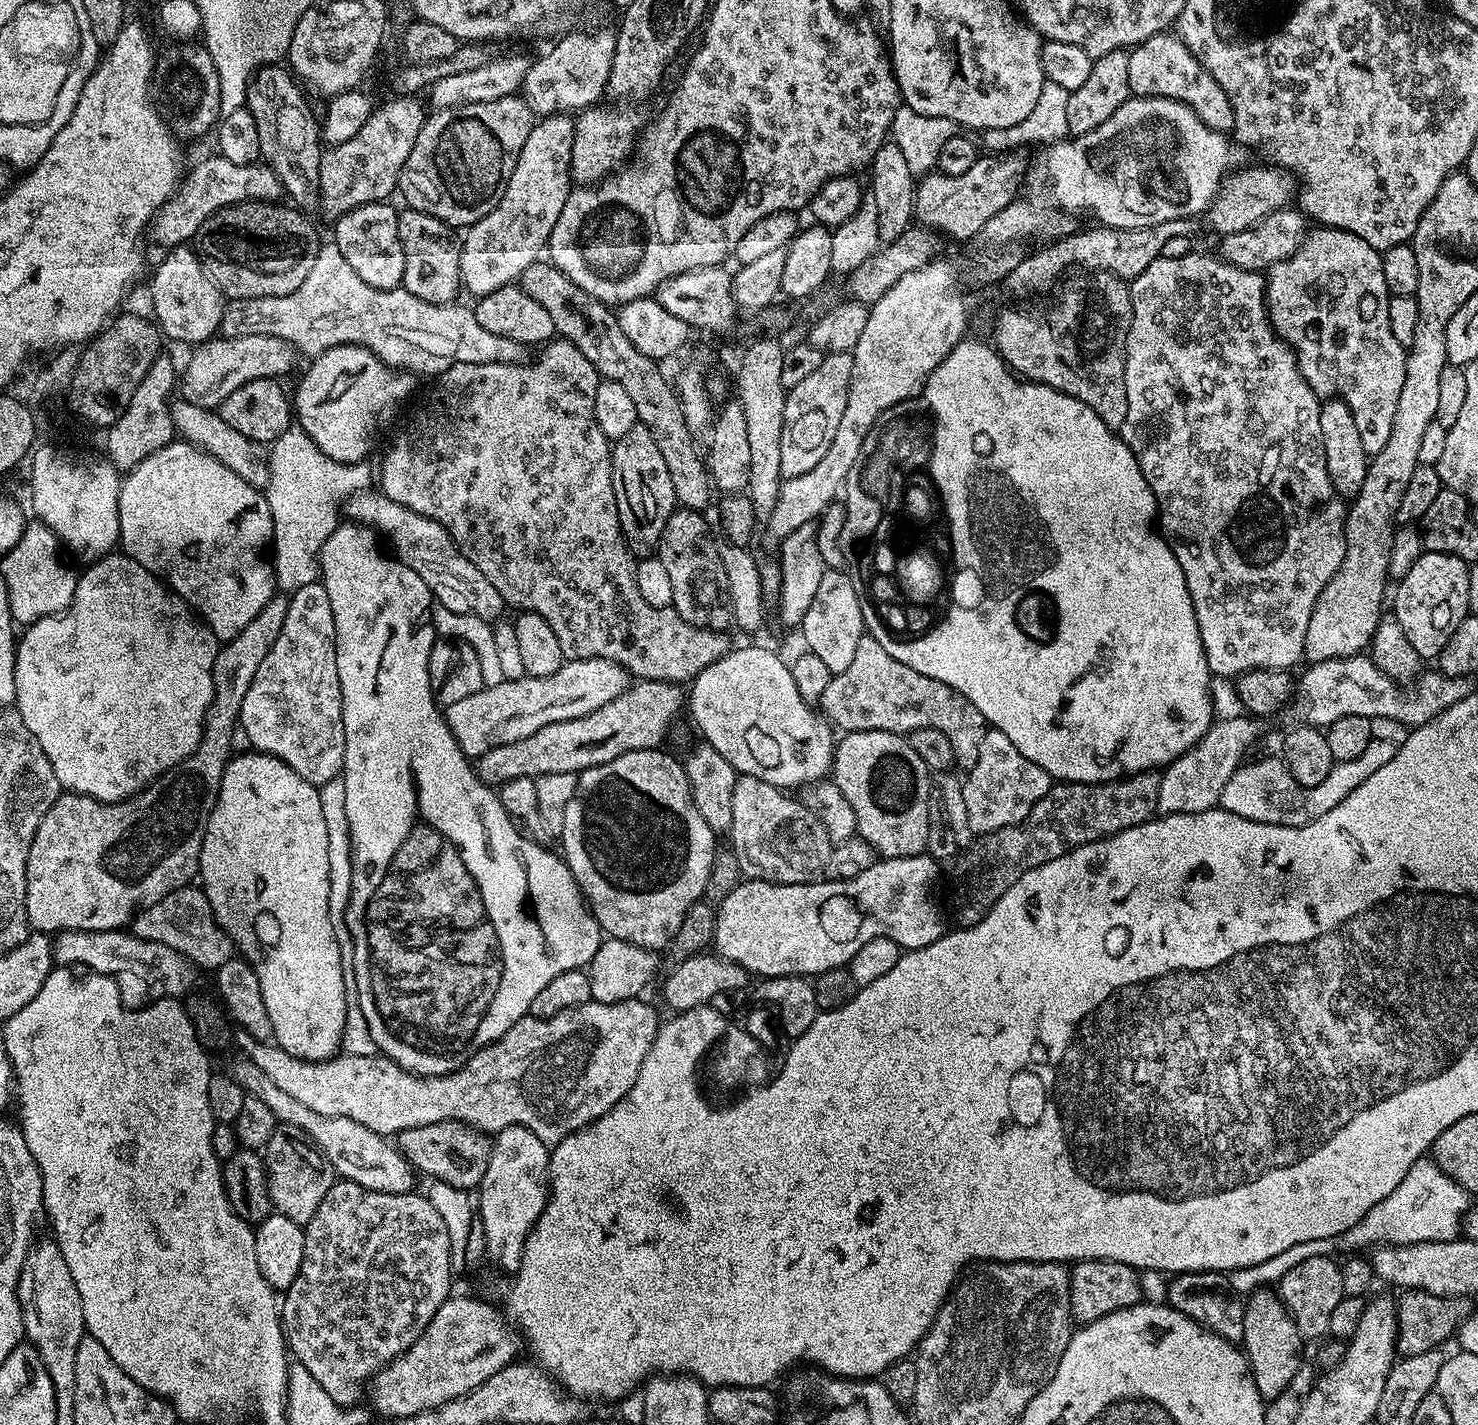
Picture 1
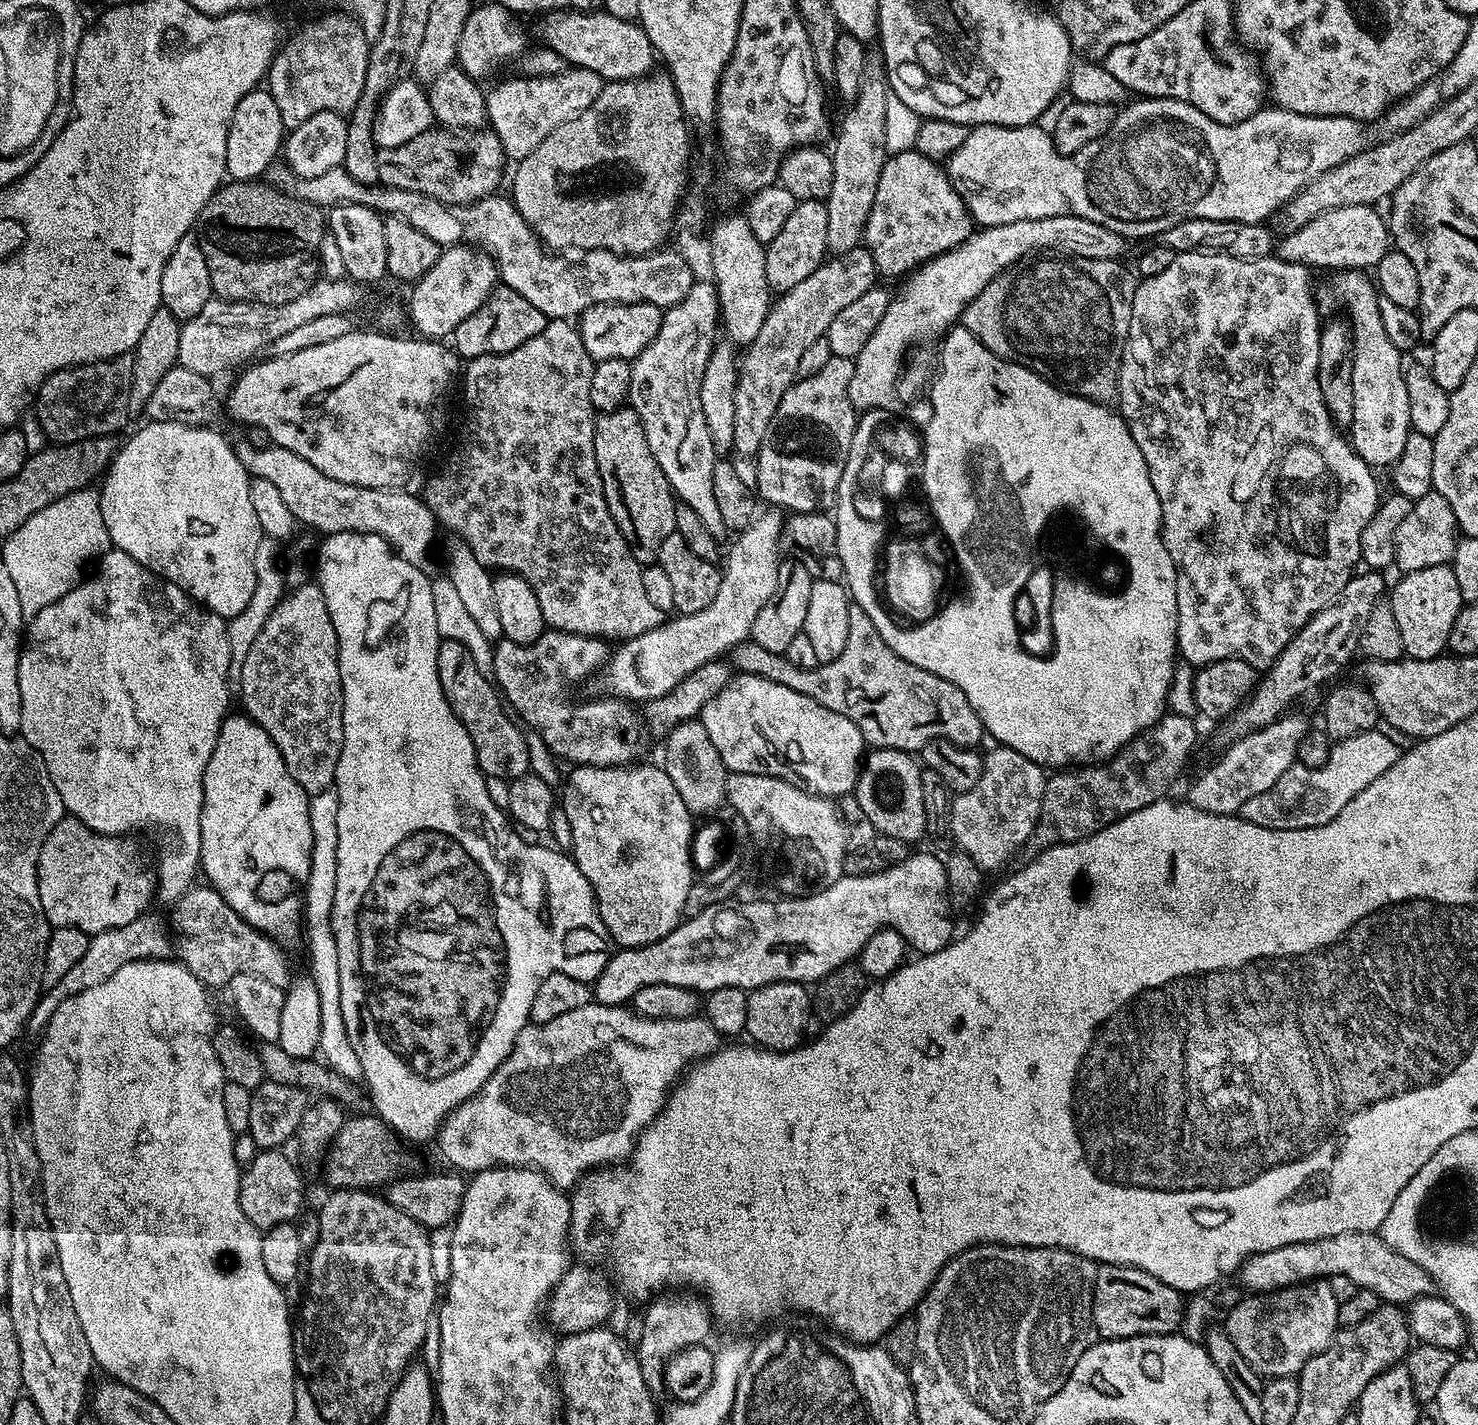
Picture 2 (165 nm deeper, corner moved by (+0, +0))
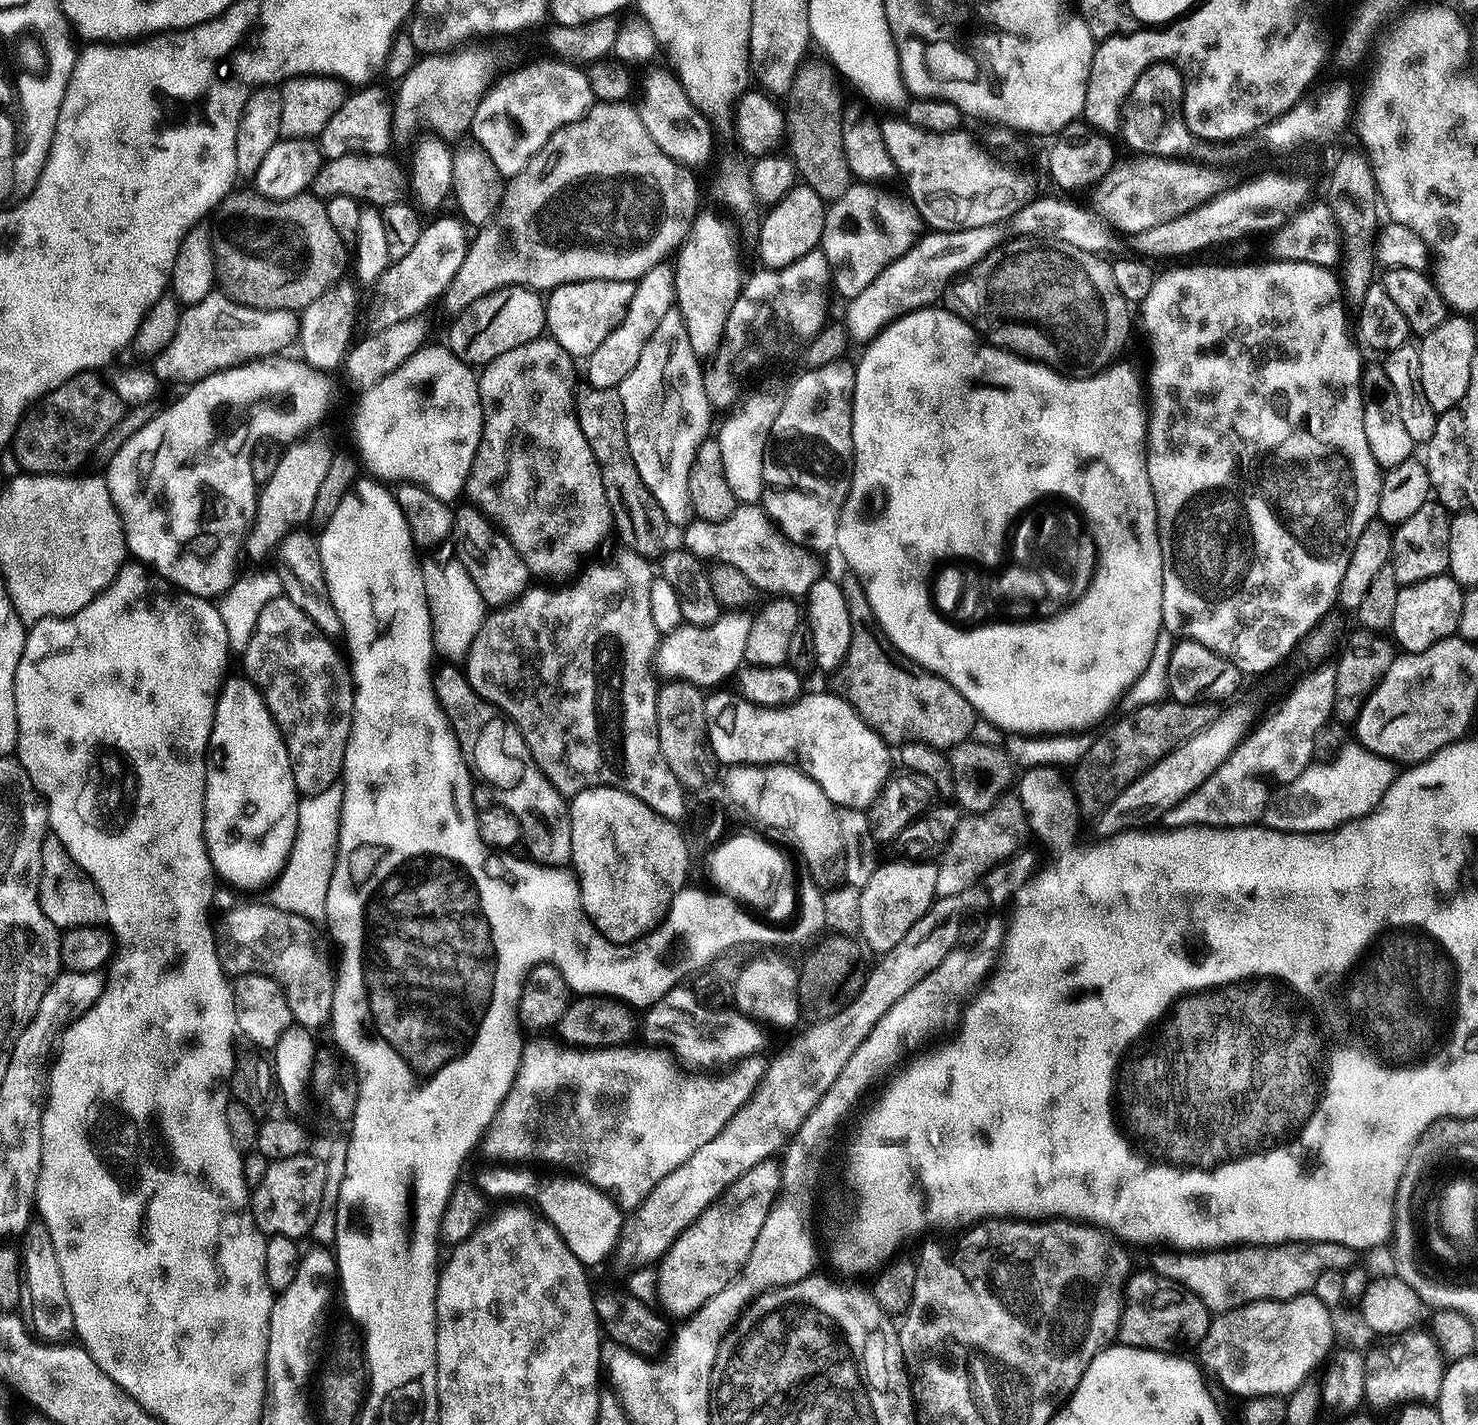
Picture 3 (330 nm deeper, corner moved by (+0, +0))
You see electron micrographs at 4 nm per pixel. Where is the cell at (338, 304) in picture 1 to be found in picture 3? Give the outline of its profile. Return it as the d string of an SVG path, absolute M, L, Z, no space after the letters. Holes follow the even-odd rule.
M213 294L181 311L174 338L151 361L150 367L162 382L177 380L187 385L221 372L223 368L283 353L297 343L299 334L300 321L296 312L248 308L245 304L236 304L229 296Z

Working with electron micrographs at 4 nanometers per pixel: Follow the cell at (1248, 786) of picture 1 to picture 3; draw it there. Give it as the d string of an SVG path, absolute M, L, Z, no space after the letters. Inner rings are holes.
M1359 742L1351 743L1333 758L1332 764L1313 762L1301 776L1283 785L1264 808L1263 827L1273 828L1279 832L1331 832L1347 821L1357 820L1375 812L1386 790L1390 790L1390 786L1396 781L1397 765L1384 756L1366 750Z

